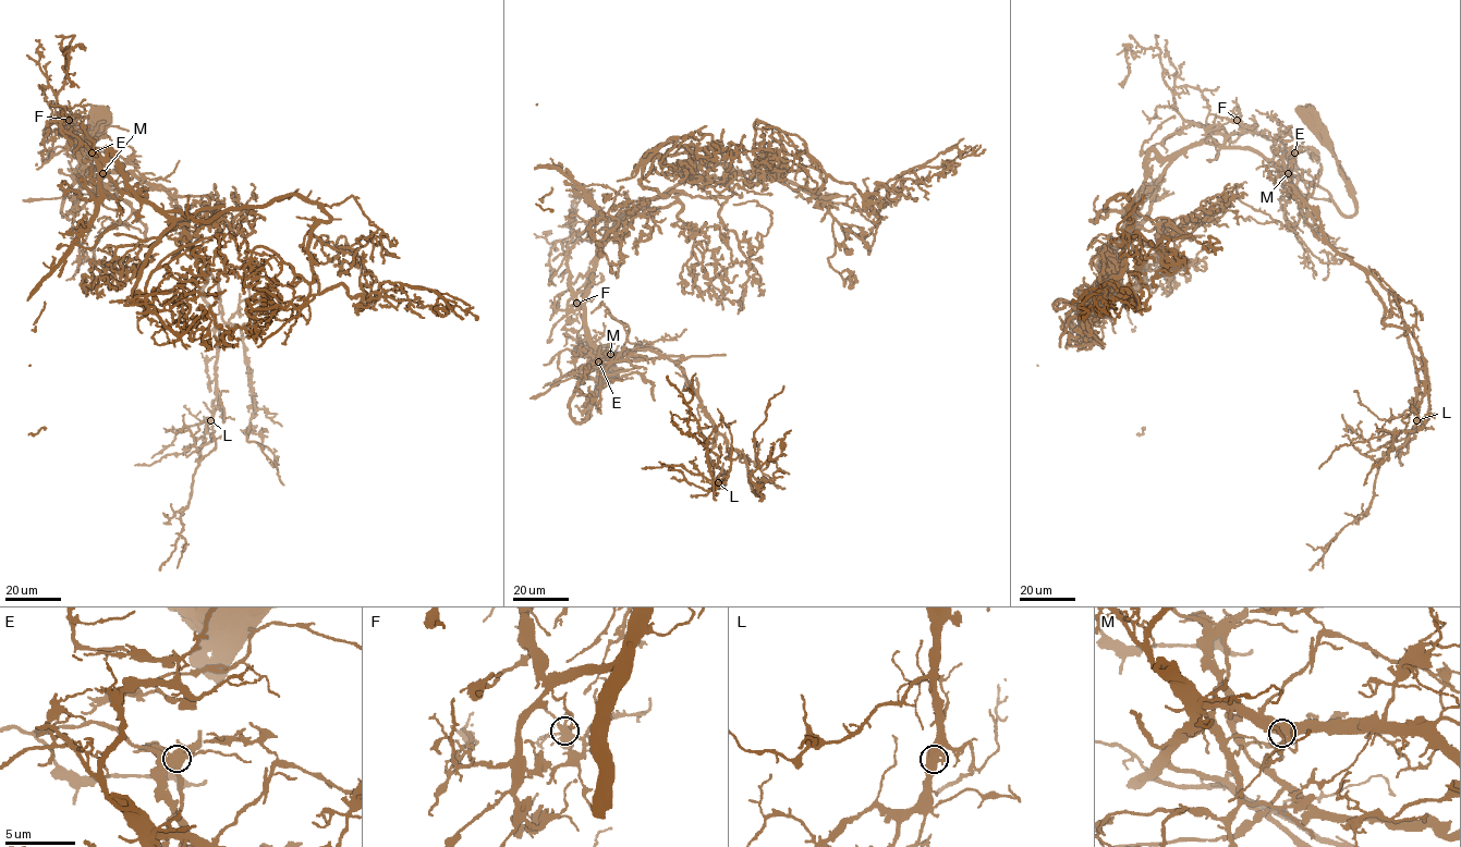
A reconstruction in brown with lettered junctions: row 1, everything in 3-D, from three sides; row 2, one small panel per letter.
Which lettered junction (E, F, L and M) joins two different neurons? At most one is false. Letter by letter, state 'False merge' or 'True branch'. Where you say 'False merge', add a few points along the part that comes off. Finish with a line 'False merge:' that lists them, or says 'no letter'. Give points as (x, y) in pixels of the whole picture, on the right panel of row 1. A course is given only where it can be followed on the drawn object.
E: False merge. Course of the part to remove: (1294, 152), (1293, 162), (1299, 176), (1292, 193), (1289, 188), (1292, 196), (1289, 195)
F: True branch
L: True branch
M: True branch
False merge: E

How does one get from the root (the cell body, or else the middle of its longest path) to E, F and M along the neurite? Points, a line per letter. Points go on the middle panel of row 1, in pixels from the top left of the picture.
E: (607, 378), (589, 399), (586, 417), (576, 422), (569, 414), (569, 401), (589, 358), (594, 354), (598, 361)
F: (607, 378), (576, 422), (569, 401), (592, 342), (586, 291), (574, 294), (568, 309), (577, 310), (576, 303)
M: (607, 378), (589, 399), (586, 417), (576, 422), (569, 414), (569, 401), (588, 356), (595, 347), (610, 354)

